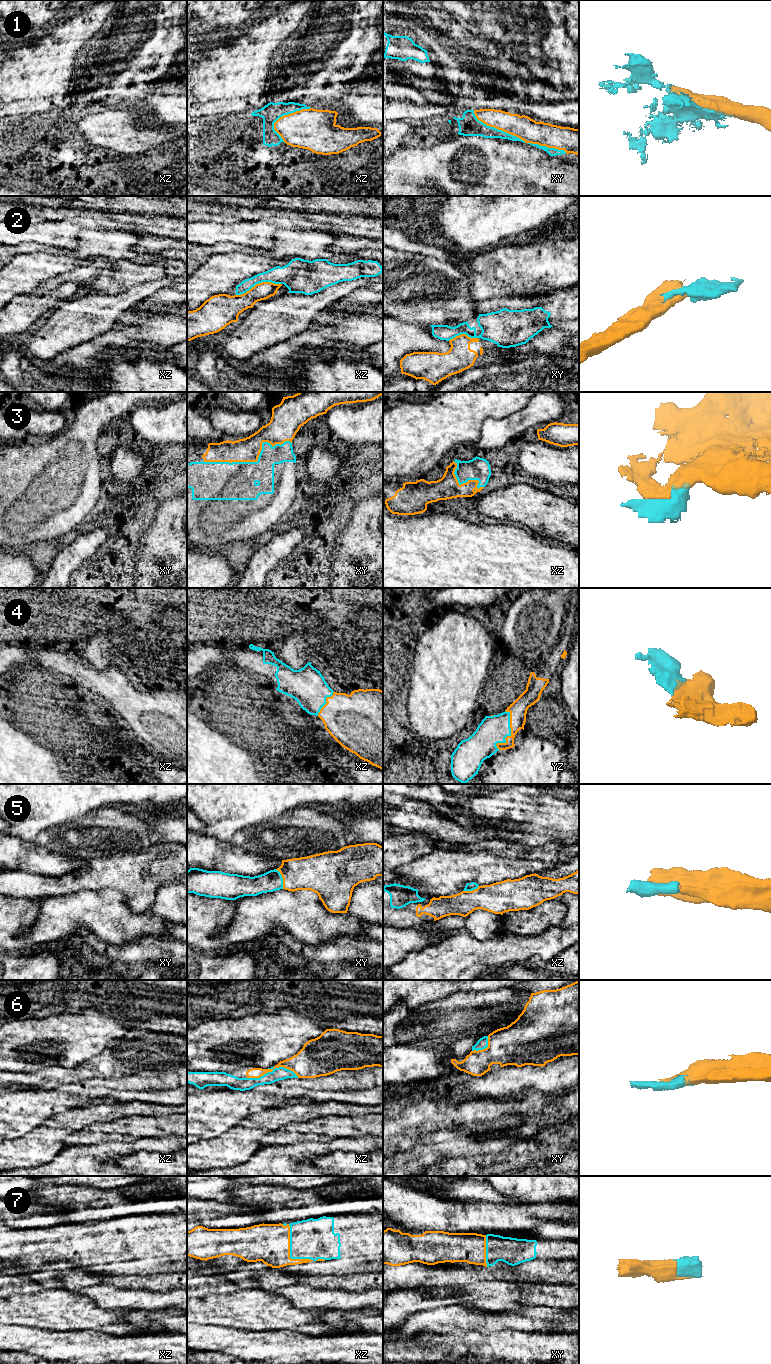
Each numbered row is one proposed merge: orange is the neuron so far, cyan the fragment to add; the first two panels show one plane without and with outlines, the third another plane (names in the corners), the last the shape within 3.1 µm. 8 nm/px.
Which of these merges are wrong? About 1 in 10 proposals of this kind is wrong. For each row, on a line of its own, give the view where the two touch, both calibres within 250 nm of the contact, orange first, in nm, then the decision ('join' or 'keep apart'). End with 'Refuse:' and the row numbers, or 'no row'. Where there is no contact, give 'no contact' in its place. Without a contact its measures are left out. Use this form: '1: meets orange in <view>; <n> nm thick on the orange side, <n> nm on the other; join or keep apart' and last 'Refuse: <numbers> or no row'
1: meets orange in xy; 190 nm thick on the orange side, 170 nm on the other; join
2: meets orange in xz; 150 nm thick on the orange side, 170 nm on the other; keep apart
3: meets orange in xy; 190 nm thick on the orange side, 300 nm on the other; join
4: meets orange in yz; 140 nm thick on the orange side, 220 nm on the other; join
5: meets orange in xy; 280 nm thick on the orange side, 160 nm on the other; join
6: meets orange in xz; 190 nm thick on the orange side, 110 nm on the other; join
7: meets orange in xz; 320 nm thick on the orange side, 320 nm on the other; join
Refuse: 2

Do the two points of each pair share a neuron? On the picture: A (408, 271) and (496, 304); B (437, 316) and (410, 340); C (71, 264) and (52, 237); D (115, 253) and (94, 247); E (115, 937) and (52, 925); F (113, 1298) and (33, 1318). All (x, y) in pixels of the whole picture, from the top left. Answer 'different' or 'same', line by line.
A: same
B: different
C: different
D: same
E: same
F: different

